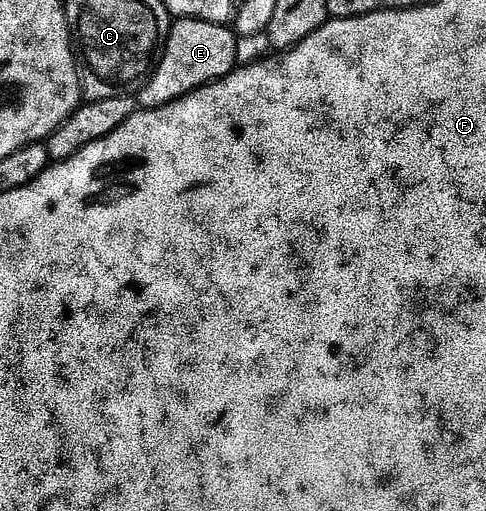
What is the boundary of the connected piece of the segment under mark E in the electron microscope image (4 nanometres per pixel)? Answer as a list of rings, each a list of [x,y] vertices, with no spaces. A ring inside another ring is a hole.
[[[191,17],[175,20],[173,24],[170,34],[167,37],[165,34],[160,56],[148,80],[141,86],[143,89],[136,93],[137,104],[142,109],[158,109],[161,105],[167,105],[169,101],[176,101],[194,89],[199,89],[201,85],[219,81],[221,77],[233,73],[236,68],[234,60],[238,57],[240,45],[227,36],[227,26],[197,21]],[[161,53],[162,58],[160,58]]]

